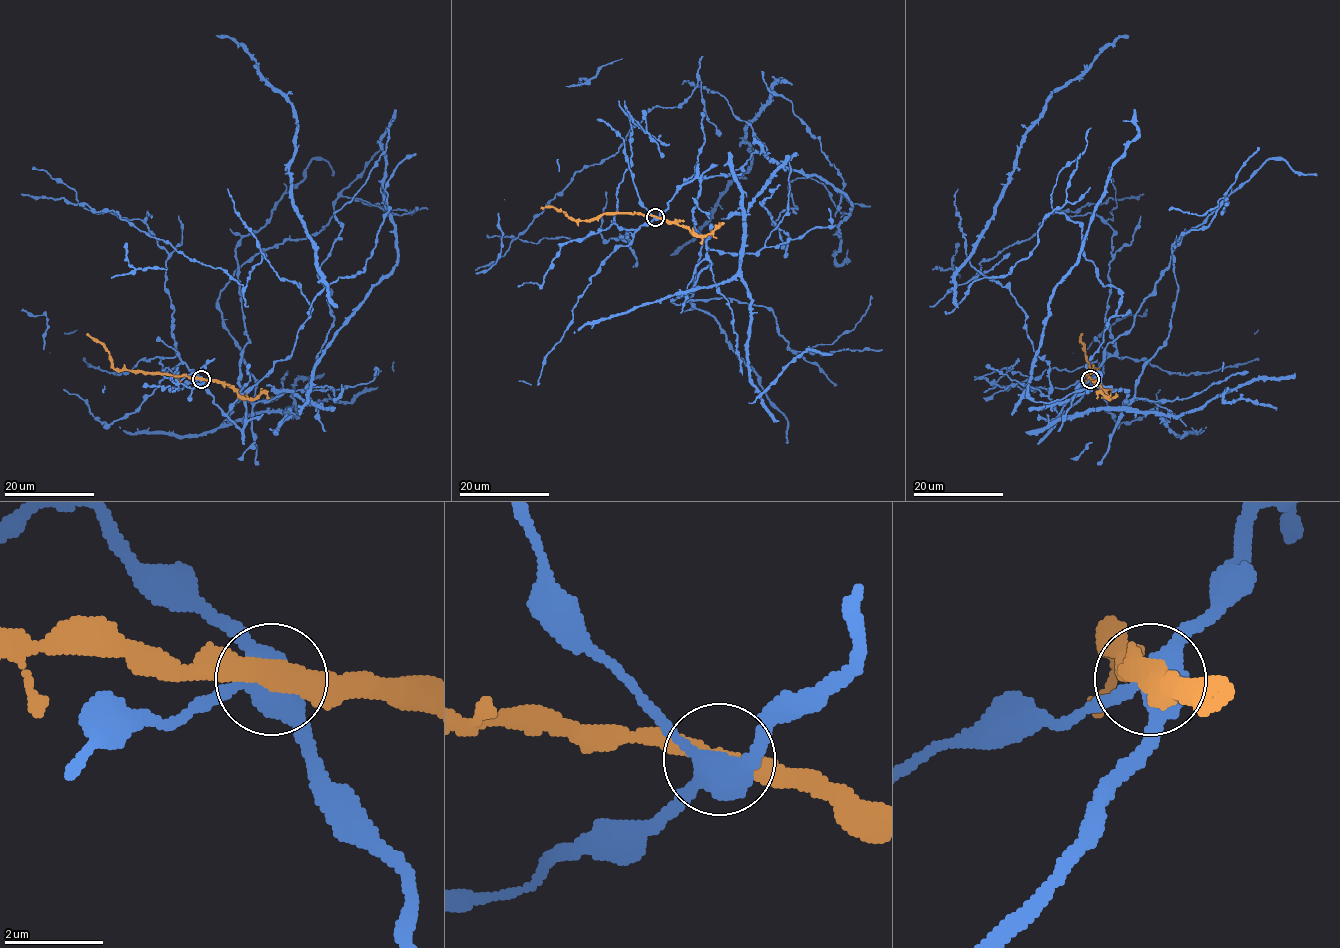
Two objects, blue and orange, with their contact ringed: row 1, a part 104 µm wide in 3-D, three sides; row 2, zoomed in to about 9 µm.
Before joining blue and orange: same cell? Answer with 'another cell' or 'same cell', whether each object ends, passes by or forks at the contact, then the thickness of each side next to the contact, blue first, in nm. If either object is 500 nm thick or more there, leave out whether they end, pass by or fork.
same cell; blue forks; orange passes by; calibres 480 and 400 nm

